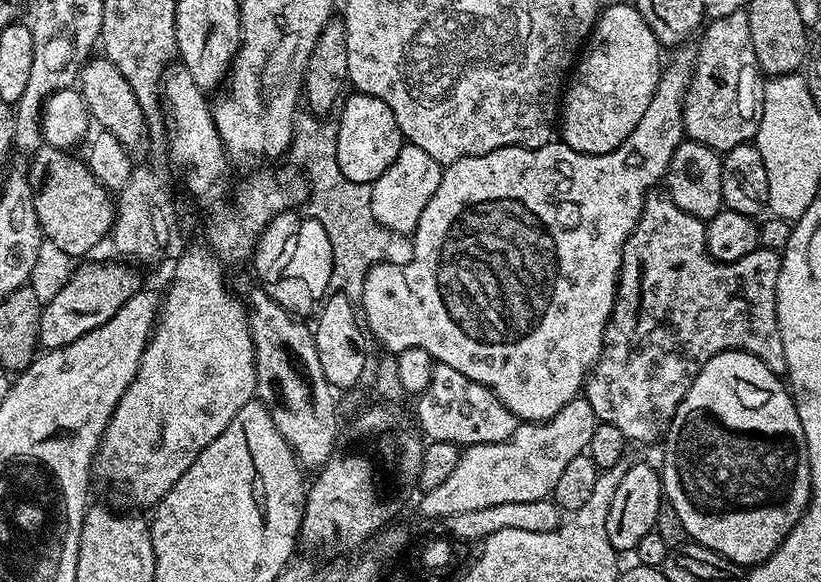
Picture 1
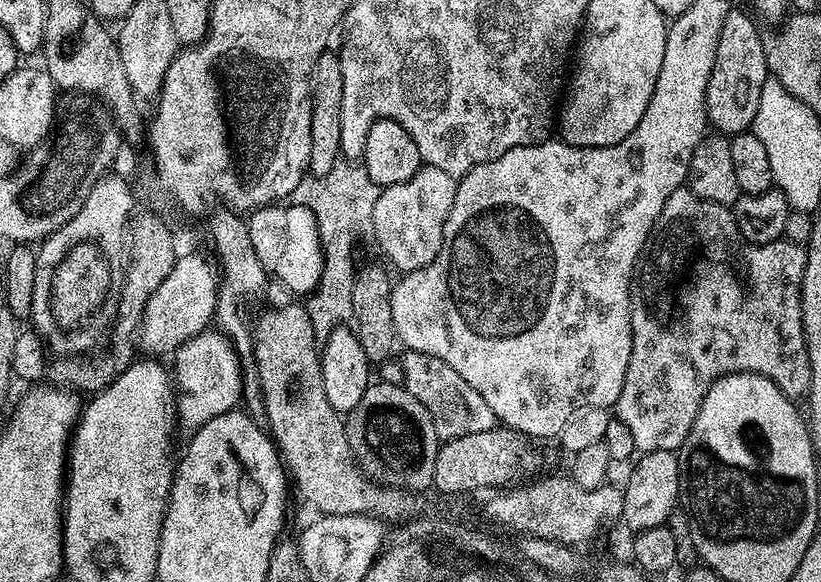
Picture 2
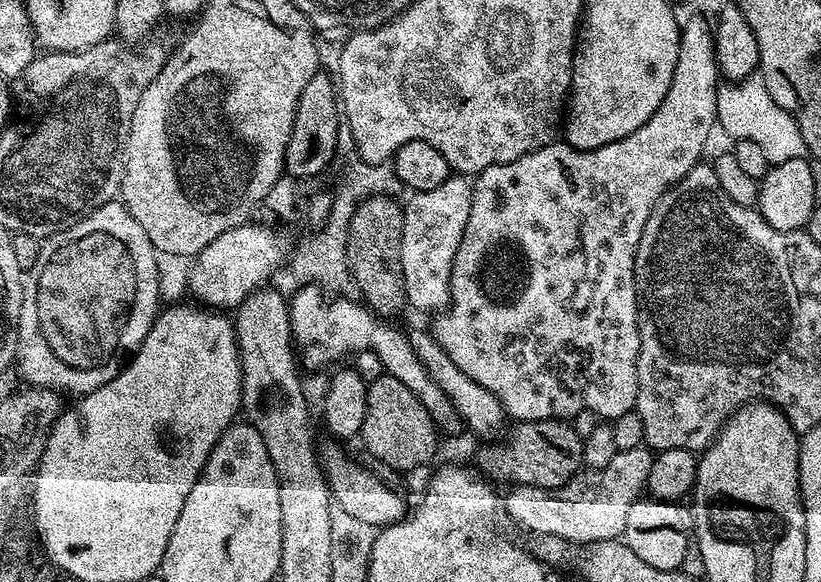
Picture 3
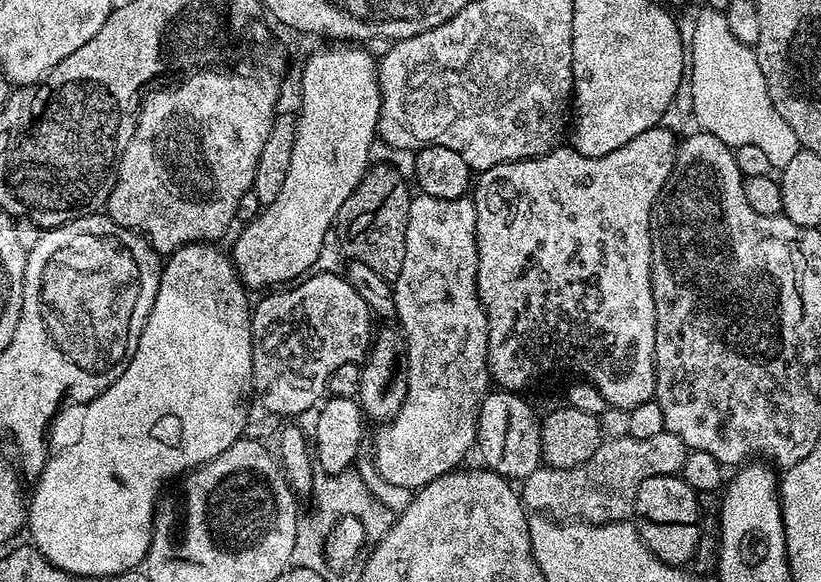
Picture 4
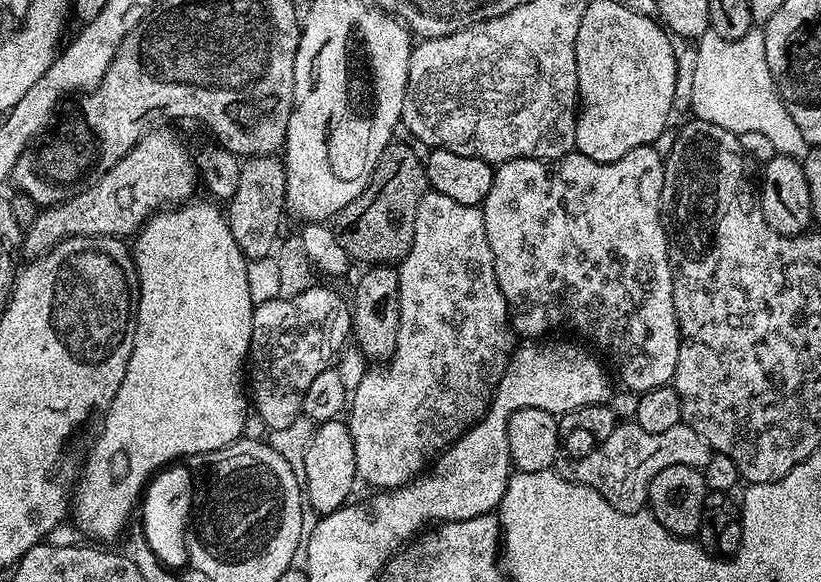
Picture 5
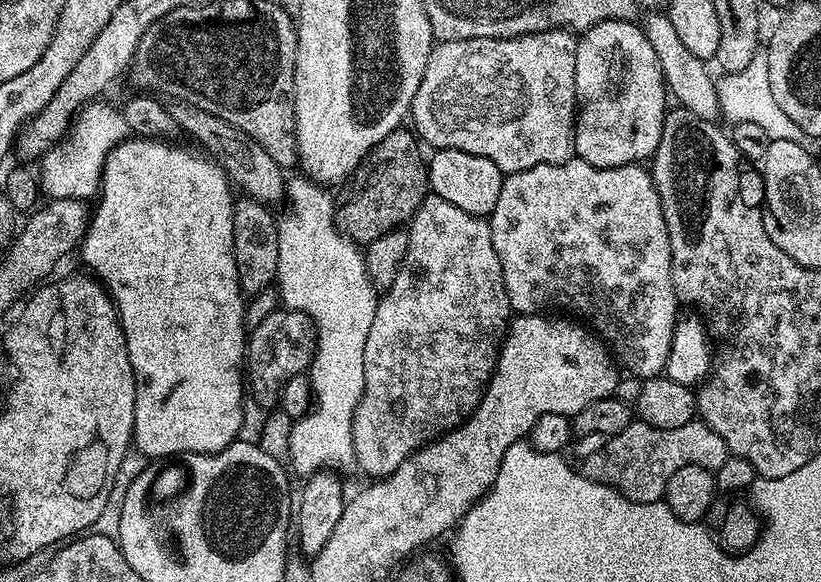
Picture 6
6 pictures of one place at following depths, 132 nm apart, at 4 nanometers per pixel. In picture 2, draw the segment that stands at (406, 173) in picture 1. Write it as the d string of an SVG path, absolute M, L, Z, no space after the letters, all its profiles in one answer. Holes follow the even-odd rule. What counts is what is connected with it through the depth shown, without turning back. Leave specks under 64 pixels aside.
M424 164L416 171L414 178L391 184L381 191L378 202L374 202L370 232L376 235L376 244L384 251L383 259L393 269L396 267L397 273L422 270L434 262L444 241L442 230L446 226L450 206L454 206L457 183L457 177L446 174L446 170Z

